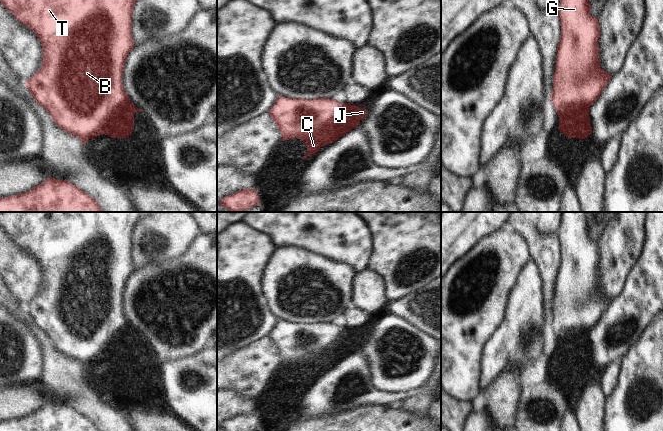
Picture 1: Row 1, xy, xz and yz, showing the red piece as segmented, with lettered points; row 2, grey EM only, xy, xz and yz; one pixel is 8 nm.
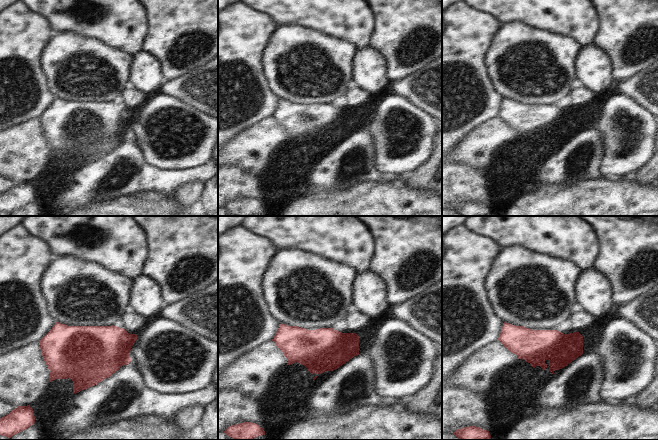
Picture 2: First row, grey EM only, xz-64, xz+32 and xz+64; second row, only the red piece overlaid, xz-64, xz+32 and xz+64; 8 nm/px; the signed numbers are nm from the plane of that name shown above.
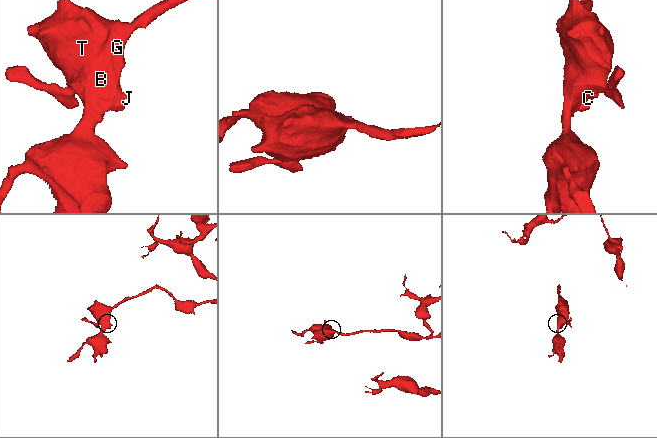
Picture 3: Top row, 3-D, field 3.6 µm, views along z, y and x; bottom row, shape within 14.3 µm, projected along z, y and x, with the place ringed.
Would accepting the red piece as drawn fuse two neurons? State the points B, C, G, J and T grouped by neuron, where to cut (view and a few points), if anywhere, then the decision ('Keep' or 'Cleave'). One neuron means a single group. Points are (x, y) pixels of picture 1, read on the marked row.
Groups: B C G J T. No split. Keep

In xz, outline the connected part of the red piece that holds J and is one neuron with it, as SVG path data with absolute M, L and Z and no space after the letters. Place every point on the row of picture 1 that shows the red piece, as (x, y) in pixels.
M278 96L274 106L268 111L282 134L283 141L298 138L307 146L307 154L302 157L315 155L322 146L334 143L339 137L357 128L360 120L367 116L368 110L356 105L336 102L333 98L285 98Z

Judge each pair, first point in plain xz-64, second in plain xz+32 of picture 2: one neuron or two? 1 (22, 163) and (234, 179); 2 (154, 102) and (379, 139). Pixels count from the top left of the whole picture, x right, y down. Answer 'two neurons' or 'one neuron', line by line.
1: two neurons
2: one neuron

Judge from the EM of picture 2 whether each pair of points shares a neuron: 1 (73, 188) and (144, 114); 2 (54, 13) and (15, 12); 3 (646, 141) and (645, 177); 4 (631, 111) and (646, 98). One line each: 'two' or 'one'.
1: two
2: two
3: two
4: two

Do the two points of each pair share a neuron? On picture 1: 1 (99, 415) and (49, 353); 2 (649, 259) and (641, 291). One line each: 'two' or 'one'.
1: one
2: one

